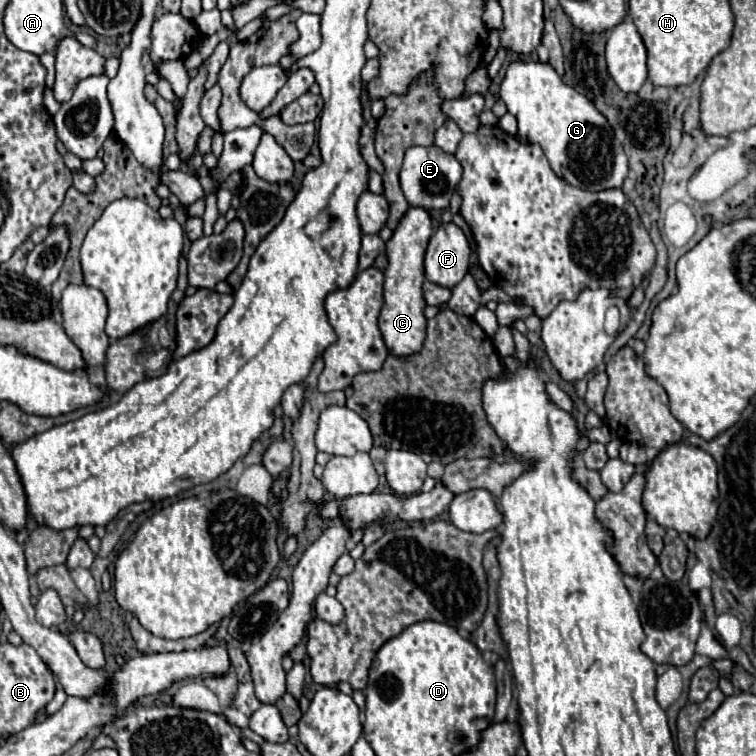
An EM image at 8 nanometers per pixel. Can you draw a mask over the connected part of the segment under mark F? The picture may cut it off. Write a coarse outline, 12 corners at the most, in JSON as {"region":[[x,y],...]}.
{"region":[[441,223],[429,239],[425,277],[455,287],[469,271],[461,227]]}

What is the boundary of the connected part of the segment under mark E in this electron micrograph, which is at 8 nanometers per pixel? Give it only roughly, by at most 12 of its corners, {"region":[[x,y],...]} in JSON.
{"region":[[411,147],[399,177],[411,207],[447,209],[461,163]]}

